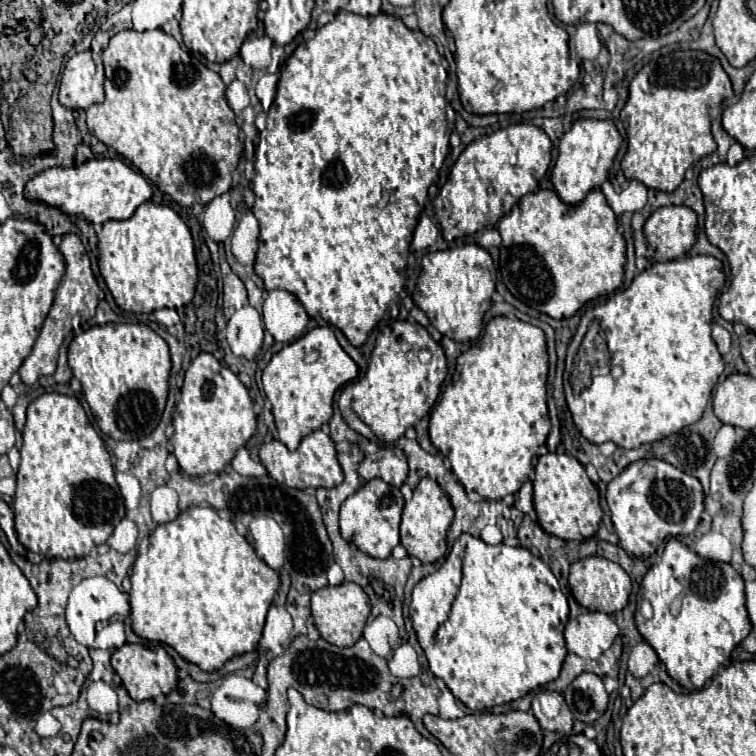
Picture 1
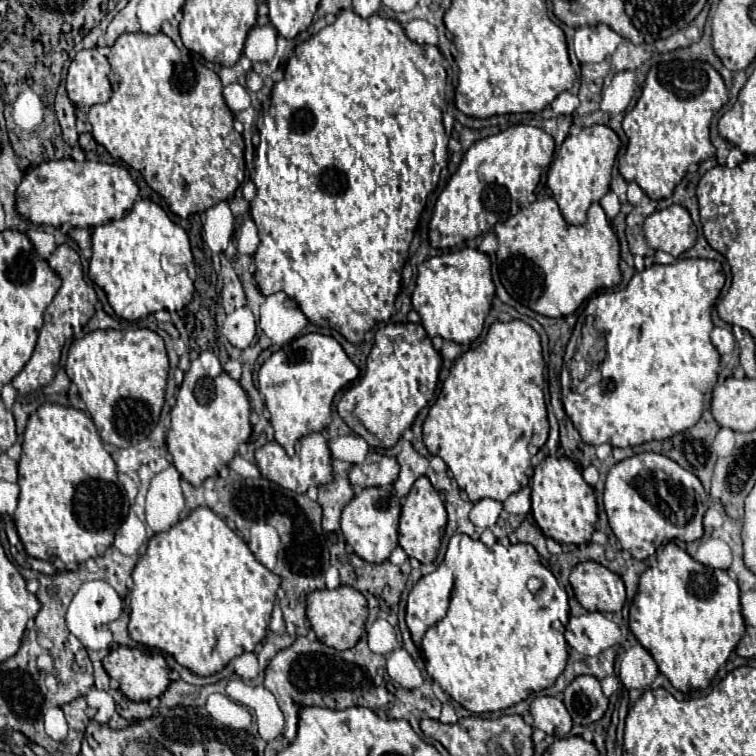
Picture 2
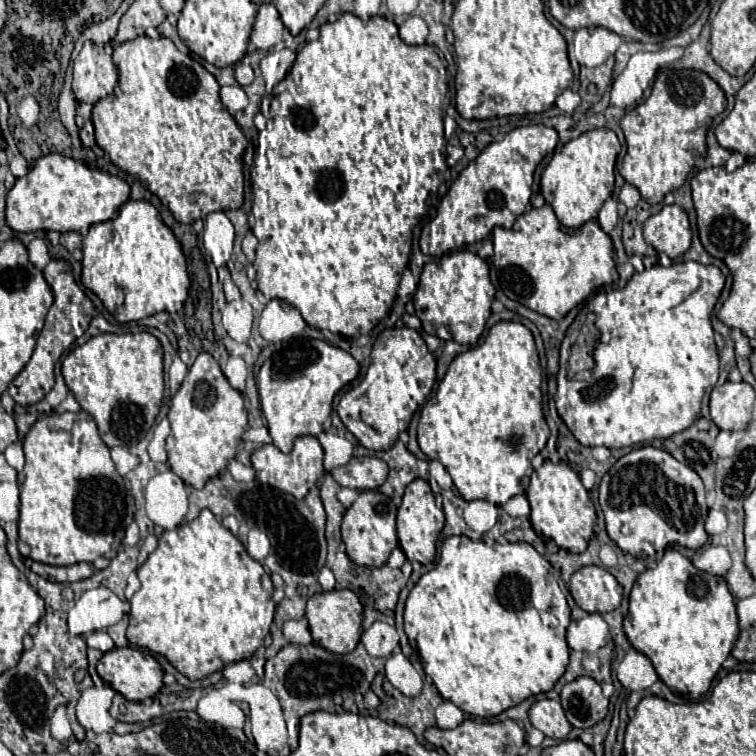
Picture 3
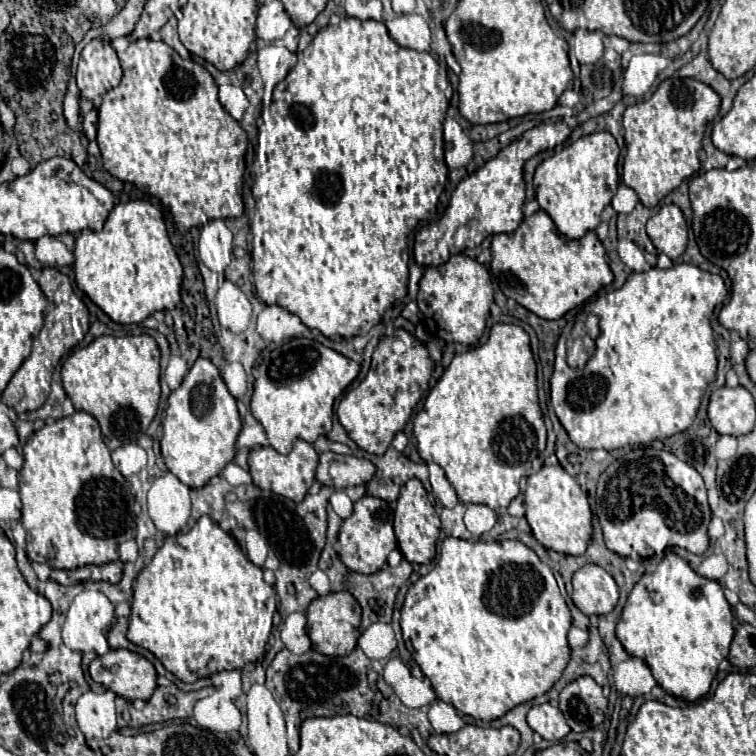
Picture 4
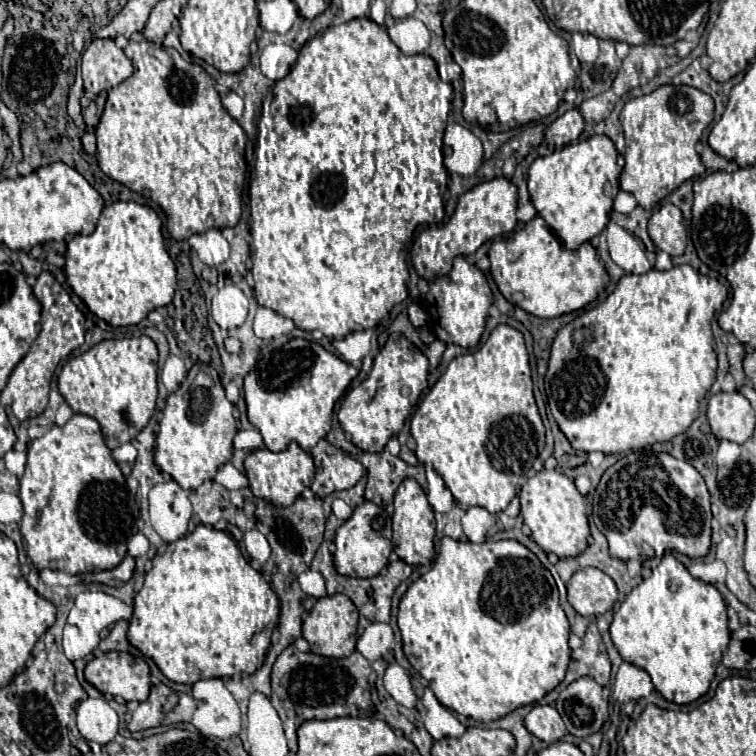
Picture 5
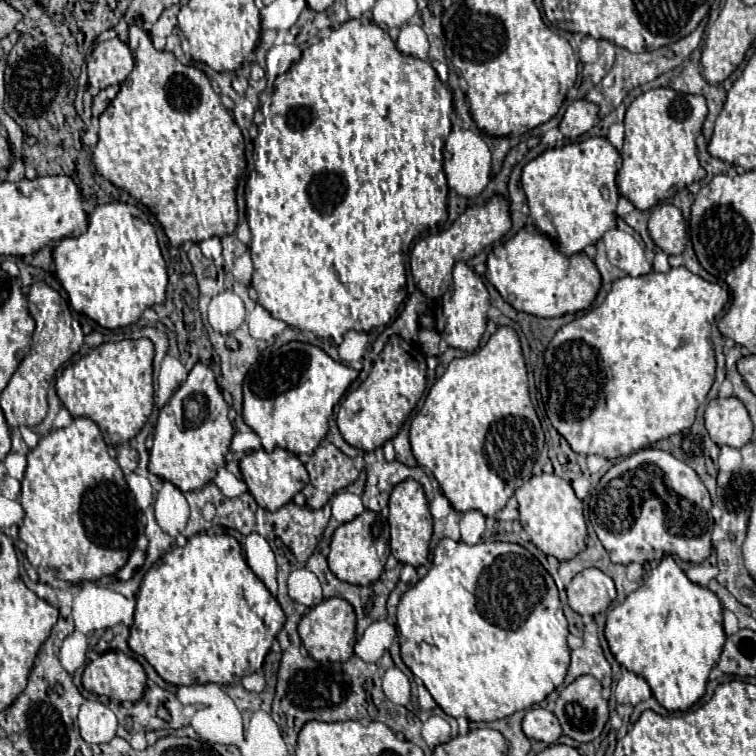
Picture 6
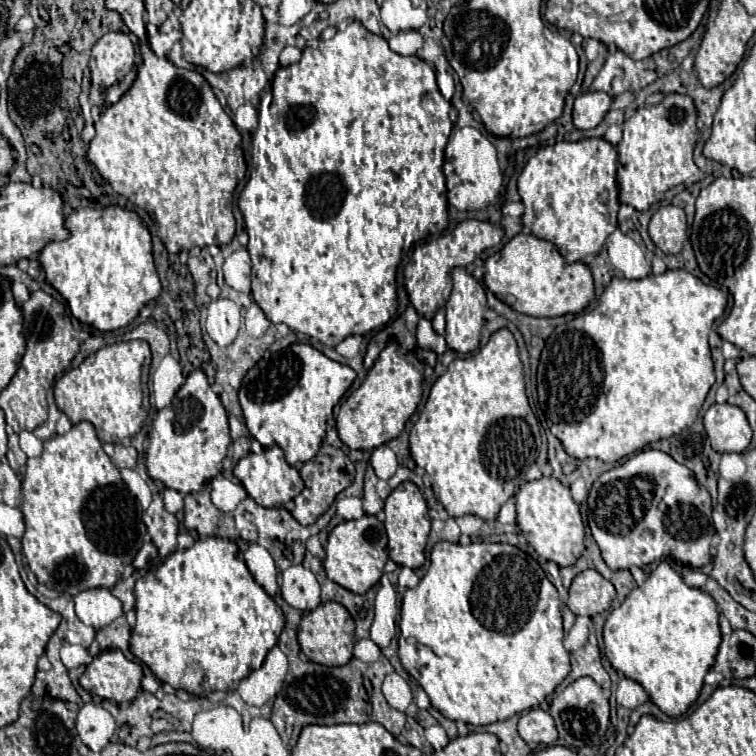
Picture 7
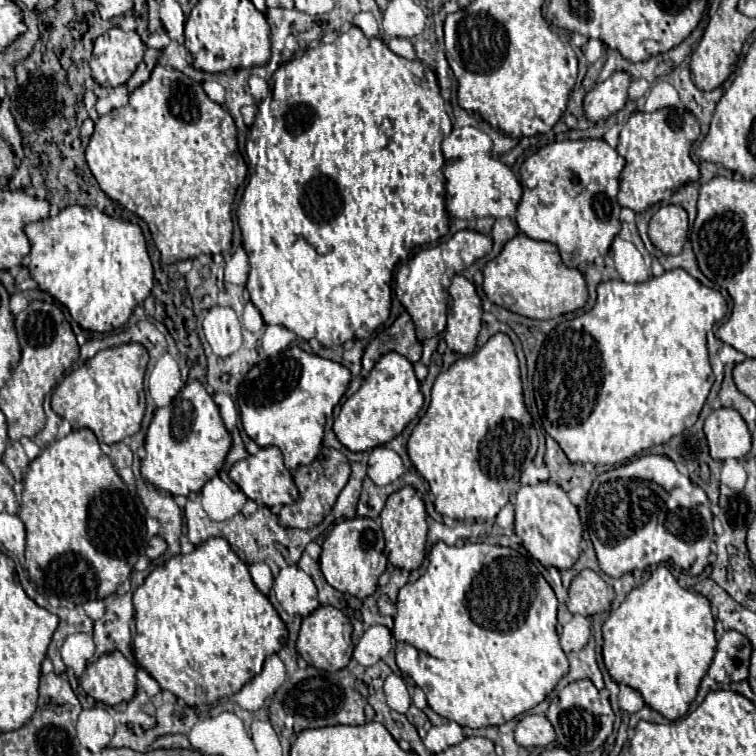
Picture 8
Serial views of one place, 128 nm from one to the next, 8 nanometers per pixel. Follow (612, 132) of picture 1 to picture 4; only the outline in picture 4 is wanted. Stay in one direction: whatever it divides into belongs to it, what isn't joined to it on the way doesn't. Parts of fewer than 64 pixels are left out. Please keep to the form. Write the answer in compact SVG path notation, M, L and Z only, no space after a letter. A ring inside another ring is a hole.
M594 132L538 164L534 172L536 200L568 240L578 240L586 232L594 232L602 222L602 212L618 188L618 156L620 148L614 136L610 132Z

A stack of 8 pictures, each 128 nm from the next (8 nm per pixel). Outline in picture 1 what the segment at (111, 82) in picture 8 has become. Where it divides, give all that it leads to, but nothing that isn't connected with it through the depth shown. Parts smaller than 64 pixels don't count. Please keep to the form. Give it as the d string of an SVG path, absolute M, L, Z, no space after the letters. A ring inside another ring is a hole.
M90 50L86 52L78 52L74 54L62 74L62 82L60 82L60 104L68 106L72 110L86 110L92 104L100 104L104 102L104 68L102 68L102 60L94 58Z

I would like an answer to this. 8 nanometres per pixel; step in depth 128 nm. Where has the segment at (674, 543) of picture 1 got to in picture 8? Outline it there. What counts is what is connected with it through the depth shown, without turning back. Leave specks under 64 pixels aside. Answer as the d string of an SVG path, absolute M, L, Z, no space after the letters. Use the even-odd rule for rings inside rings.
M658 566L642 586L634 588L624 598L624 602L610 612L610 616L602 624L602 636L602 656L612 680L640 692L646 706L660 712L668 720L680 720L688 712L690 702L696 698L700 680L704 678L716 650L714 616L710 612L710 602L698 592L680 588L666 566Z

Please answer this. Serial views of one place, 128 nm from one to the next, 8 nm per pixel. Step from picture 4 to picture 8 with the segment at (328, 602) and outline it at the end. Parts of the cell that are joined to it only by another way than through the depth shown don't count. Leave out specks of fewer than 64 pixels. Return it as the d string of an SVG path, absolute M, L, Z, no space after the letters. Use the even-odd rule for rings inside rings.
M320 606L308 618L302 620L296 650L310 666L326 670L326 672L336 672L336 670L346 668L350 658L352 658L354 646L352 646L350 636L352 636L350 618L342 610L338 610L334 606Z

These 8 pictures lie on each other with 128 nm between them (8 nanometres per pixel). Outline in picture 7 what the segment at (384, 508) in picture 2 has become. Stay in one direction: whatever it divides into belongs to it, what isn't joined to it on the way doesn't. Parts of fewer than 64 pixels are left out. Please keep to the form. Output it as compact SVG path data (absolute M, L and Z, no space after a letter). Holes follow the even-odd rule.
M366 514L360 520L338 524L330 532L328 544L326 544L326 558L322 562L326 576L354 594L366 594L378 584L380 576L384 574L384 566L388 562L386 544L388 544L388 538L386 538L384 524L376 516Z

